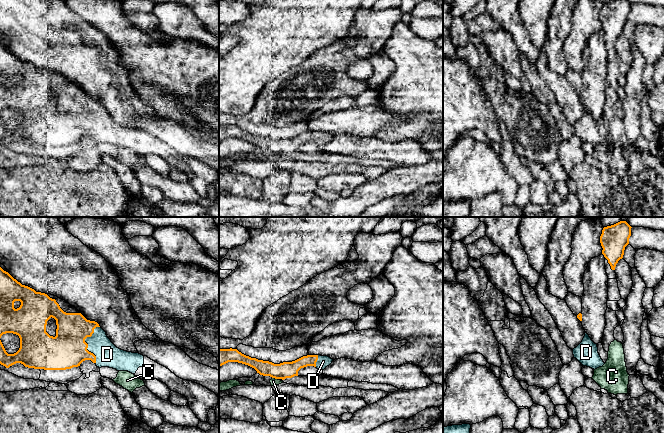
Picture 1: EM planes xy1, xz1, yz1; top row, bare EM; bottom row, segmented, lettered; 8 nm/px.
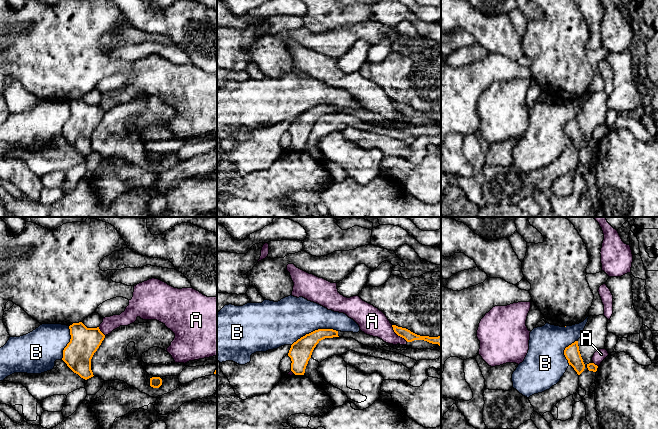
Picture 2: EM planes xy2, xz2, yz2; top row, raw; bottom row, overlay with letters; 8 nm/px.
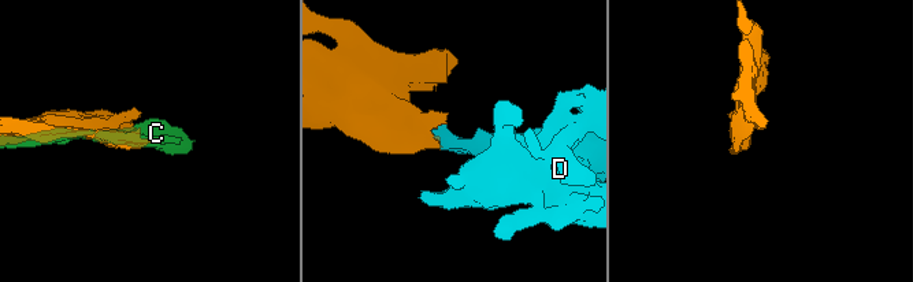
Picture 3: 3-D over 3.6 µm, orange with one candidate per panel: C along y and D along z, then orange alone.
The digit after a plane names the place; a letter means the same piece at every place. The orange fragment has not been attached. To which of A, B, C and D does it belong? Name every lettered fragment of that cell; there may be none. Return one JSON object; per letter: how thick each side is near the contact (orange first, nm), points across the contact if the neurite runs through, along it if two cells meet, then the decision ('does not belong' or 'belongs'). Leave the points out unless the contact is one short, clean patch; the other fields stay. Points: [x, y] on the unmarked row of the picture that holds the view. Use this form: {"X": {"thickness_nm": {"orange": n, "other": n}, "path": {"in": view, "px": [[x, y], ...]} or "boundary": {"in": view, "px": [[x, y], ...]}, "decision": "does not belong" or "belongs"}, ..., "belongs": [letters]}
{"A": {"thickness_nm": {"orange": 90, "other": 220}, "decision": "does not belong"}, "B": {"thickness_nm": {"orange": 180, "other": 340}, "decision": "does not belong"}, "C": {"thickness_nm": {"orange": 130, "other": 60}, "decision": "does not belong"}, "D": {"thickness_nm": {"orange": 300, "other": 190}, "path": {"in": "xy1", "px": [[68, 125], [74, 119], [86, 119], [92, 119], [107, 130]]}, "decision": "belongs"}, "belongs": ["D"]}

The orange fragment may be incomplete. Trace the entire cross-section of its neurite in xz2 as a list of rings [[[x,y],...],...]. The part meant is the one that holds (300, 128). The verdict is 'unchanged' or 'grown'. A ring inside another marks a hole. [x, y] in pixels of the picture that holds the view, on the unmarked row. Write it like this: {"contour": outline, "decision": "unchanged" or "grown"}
{"contour": [[[318,105],[298,115],[291,121],[288,132],[291,134],[291,147],[304,151],[306,142],[316,121],[325,114],[339,113],[333,105]]], "decision": "unchanged"}

